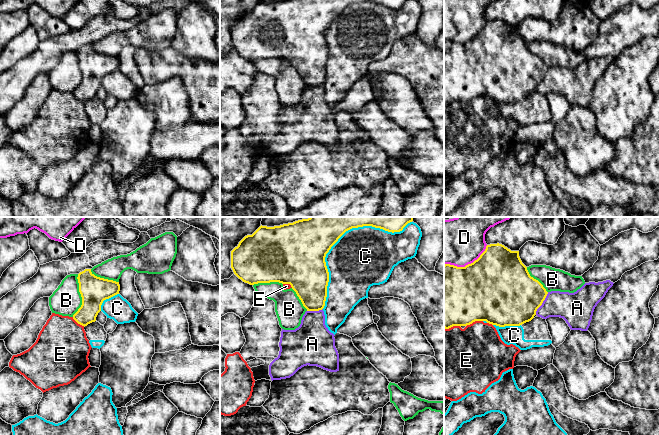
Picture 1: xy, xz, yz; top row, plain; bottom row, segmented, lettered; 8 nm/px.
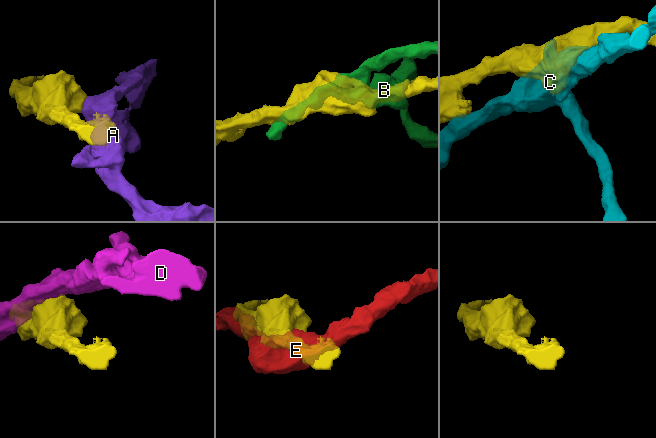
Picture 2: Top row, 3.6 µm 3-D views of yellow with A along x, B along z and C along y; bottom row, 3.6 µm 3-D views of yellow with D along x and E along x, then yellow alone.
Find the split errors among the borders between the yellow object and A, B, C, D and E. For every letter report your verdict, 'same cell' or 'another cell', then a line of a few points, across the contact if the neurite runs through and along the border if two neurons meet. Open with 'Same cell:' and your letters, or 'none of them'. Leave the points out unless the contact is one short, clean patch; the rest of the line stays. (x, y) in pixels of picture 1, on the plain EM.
Same cell: none of them
A: another cell | yz (548, 68), (535, 90)
B: another cell
C: another cell
D: another cell
E: another cell

